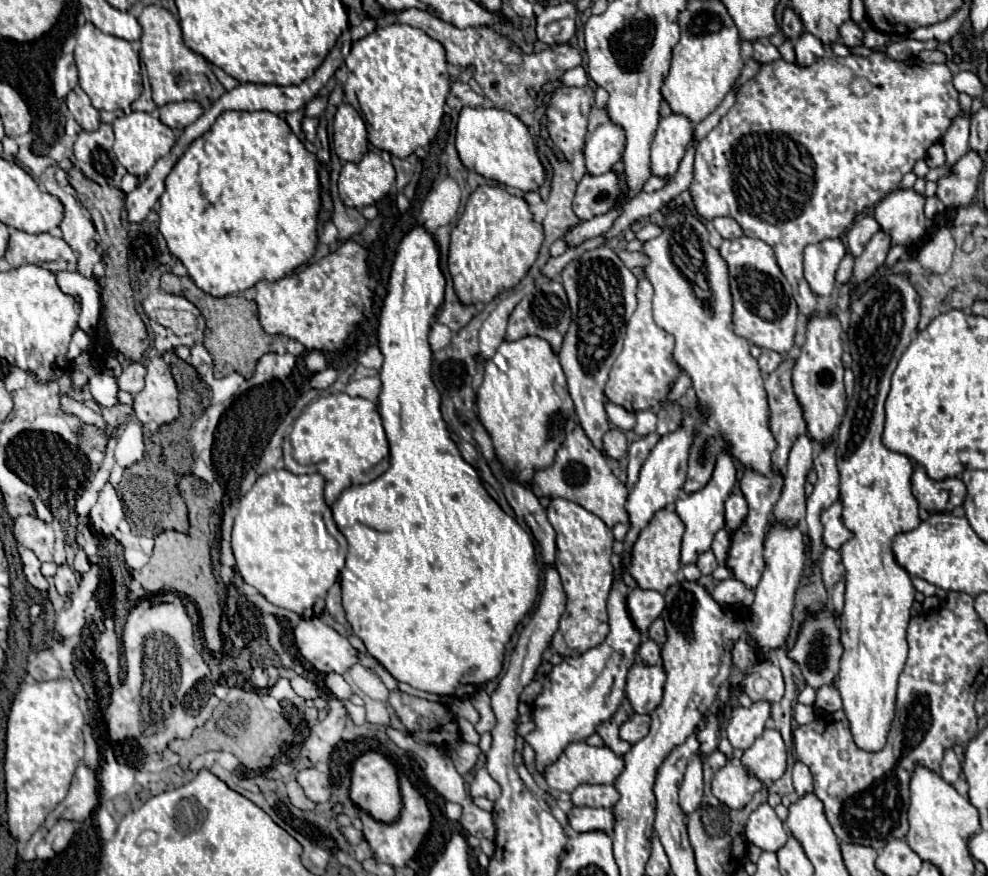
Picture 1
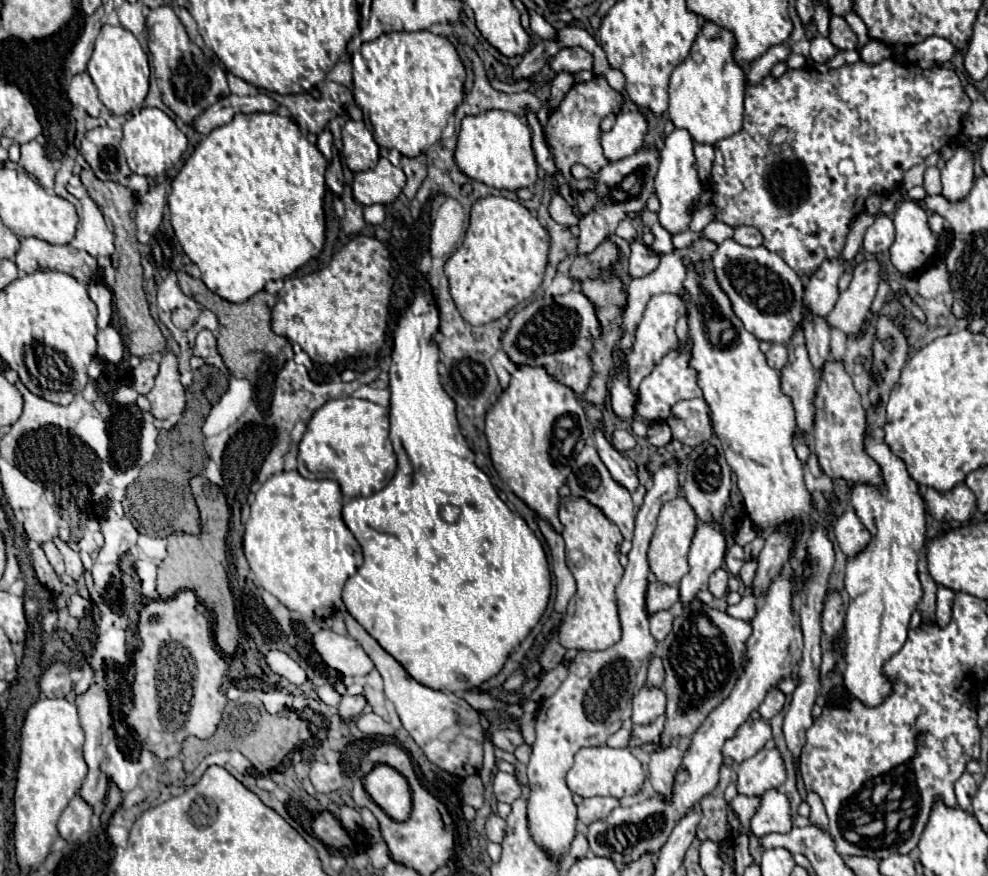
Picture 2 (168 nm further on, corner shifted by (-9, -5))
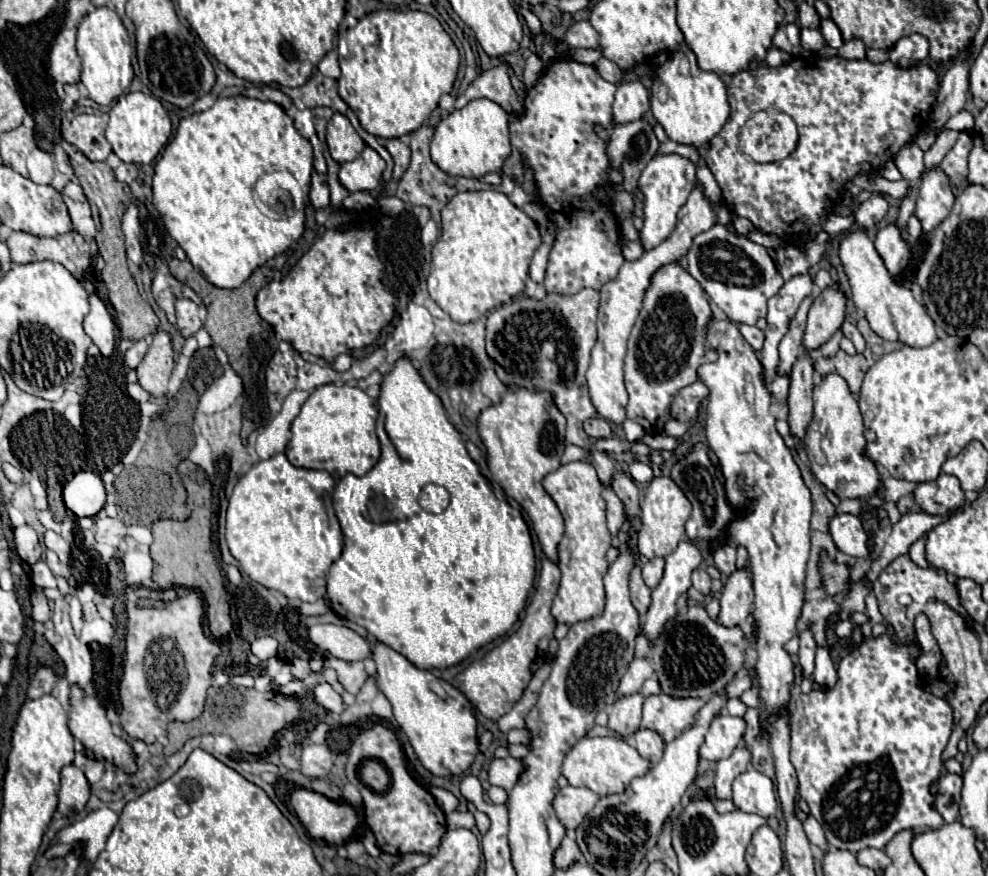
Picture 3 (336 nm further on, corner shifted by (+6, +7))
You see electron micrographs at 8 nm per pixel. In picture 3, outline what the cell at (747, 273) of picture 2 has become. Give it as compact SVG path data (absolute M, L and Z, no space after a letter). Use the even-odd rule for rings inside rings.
M714 224L710 230L694 236L686 262L688 272L702 284L710 300L734 322L756 324L758 318L766 316L768 298L774 296L784 284L784 278L780 276L768 248L746 236L730 232L724 224Z

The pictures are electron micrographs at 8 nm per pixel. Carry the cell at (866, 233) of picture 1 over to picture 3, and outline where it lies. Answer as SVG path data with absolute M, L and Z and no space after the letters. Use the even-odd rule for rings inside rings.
M872 194L856 210L856 224L864 230L874 230L874 226L878 224L878 220L884 218L886 212L888 212L886 198L882 194Z

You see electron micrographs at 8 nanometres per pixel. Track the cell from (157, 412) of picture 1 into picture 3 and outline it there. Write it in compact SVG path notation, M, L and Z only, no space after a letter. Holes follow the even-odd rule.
M164 330L154 334L146 358L140 362L138 382L152 396L164 396L168 392L168 380L174 370L174 350L172 336Z

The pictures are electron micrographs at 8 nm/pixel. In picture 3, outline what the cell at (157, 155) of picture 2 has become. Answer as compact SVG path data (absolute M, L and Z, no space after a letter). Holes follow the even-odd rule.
M142 92L122 94L112 104L112 110L108 112L108 116L110 118L106 126L106 138L112 144L114 154L124 162L152 164L173 133L170 116L166 108L160 104L160 100L156 100L154 96L142 94Z

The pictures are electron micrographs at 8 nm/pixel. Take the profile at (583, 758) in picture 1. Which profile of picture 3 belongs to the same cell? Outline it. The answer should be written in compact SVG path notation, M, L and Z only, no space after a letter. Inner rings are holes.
M582 738L578 740L572 750L566 754L562 762L562 776L572 786L584 786L596 792L598 796L610 796L620 794L624 788L636 778L648 774L650 764L644 760L636 748L632 748L628 742L620 738Z

